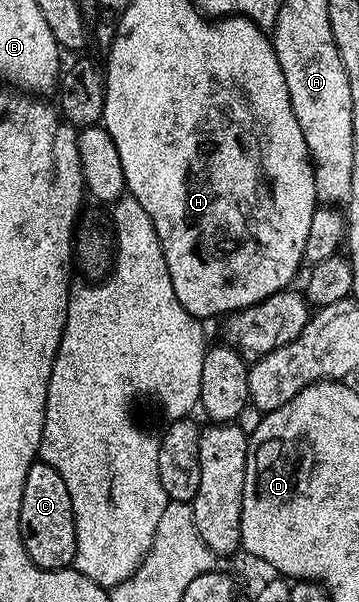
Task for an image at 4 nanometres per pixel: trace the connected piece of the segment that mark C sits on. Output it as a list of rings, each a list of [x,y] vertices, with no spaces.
[[[43,462],[32,464],[26,474],[20,507],[20,540],[24,543],[26,554],[30,554],[40,568],[64,570],[75,561],[76,523],[70,494],[58,470]]]

